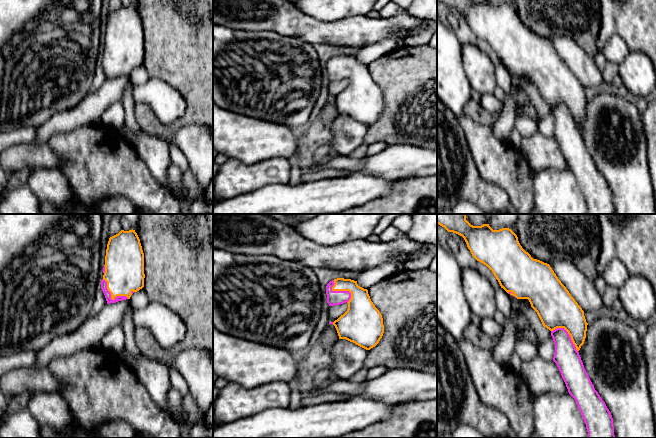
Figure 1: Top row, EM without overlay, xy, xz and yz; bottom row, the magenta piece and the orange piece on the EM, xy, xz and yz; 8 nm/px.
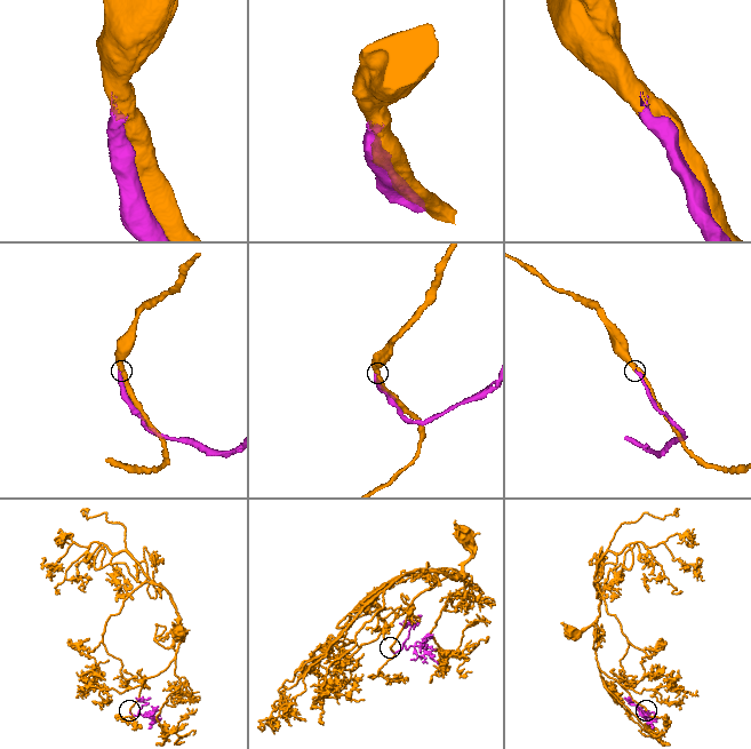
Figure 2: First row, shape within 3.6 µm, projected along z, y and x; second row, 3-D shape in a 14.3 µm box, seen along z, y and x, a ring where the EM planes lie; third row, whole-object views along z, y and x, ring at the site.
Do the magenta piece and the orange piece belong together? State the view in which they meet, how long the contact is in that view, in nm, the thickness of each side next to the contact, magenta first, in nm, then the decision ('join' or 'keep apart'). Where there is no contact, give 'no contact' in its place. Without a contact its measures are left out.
contact in xy; length 260 nm; calibres 50 and 320 nm; join

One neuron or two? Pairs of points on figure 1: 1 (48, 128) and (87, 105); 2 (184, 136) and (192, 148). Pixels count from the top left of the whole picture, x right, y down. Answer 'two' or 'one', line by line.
1: one
2: one

